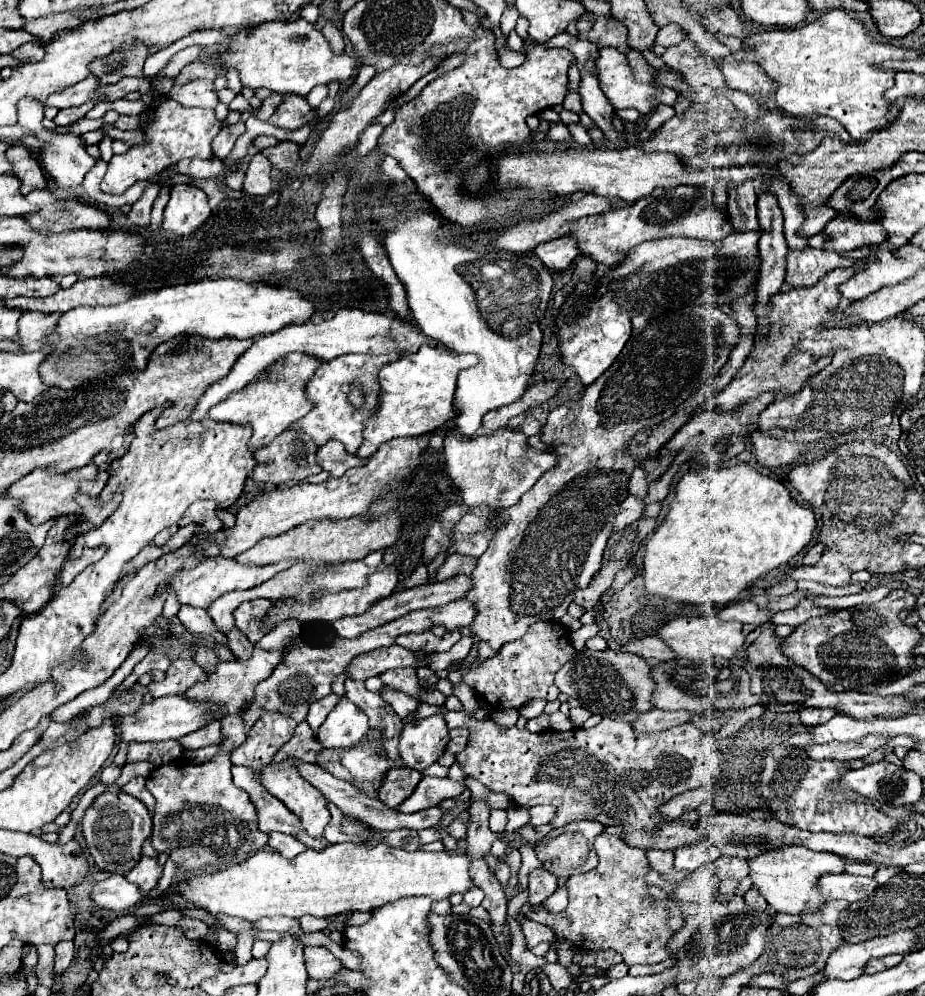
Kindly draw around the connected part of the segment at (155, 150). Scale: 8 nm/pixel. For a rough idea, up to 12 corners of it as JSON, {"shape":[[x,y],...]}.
{"shape":[[163,97],[149,143],[113,155],[101,191],[121,195],[185,157],[209,159],[213,109]]}

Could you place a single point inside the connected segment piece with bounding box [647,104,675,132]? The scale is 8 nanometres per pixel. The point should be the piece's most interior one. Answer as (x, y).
(663, 113)

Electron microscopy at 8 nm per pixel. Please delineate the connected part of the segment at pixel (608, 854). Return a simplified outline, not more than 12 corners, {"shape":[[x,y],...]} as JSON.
{"shape":[[595,839],[599,865],[567,879],[561,913],[531,909],[577,949],[661,963],[683,927],[647,893],[645,851]]}

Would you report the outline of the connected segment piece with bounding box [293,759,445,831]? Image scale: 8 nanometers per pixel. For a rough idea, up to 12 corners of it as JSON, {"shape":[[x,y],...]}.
{"shape":[[293,759],[303,779],[345,815],[379,831],[441,821],[439,807],[403,815],[319,765]]}

